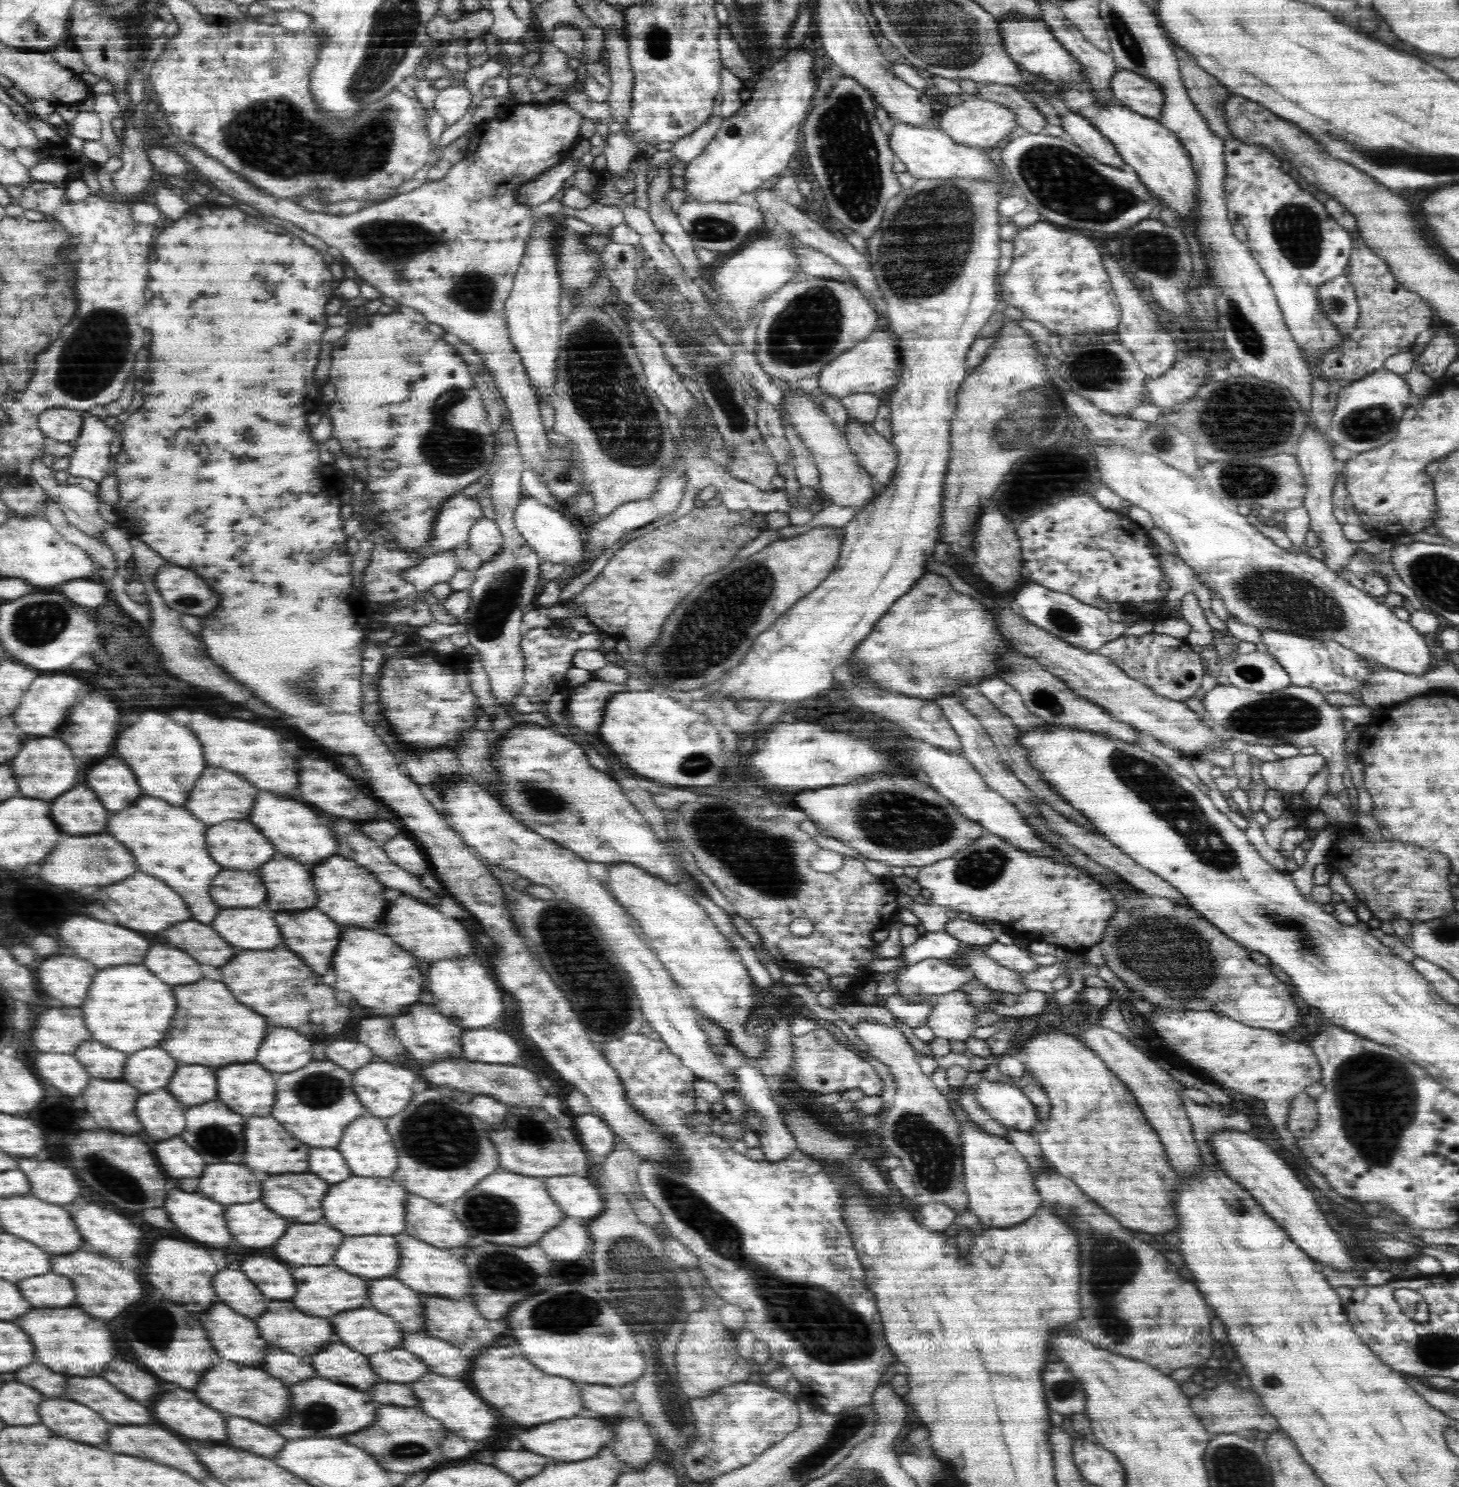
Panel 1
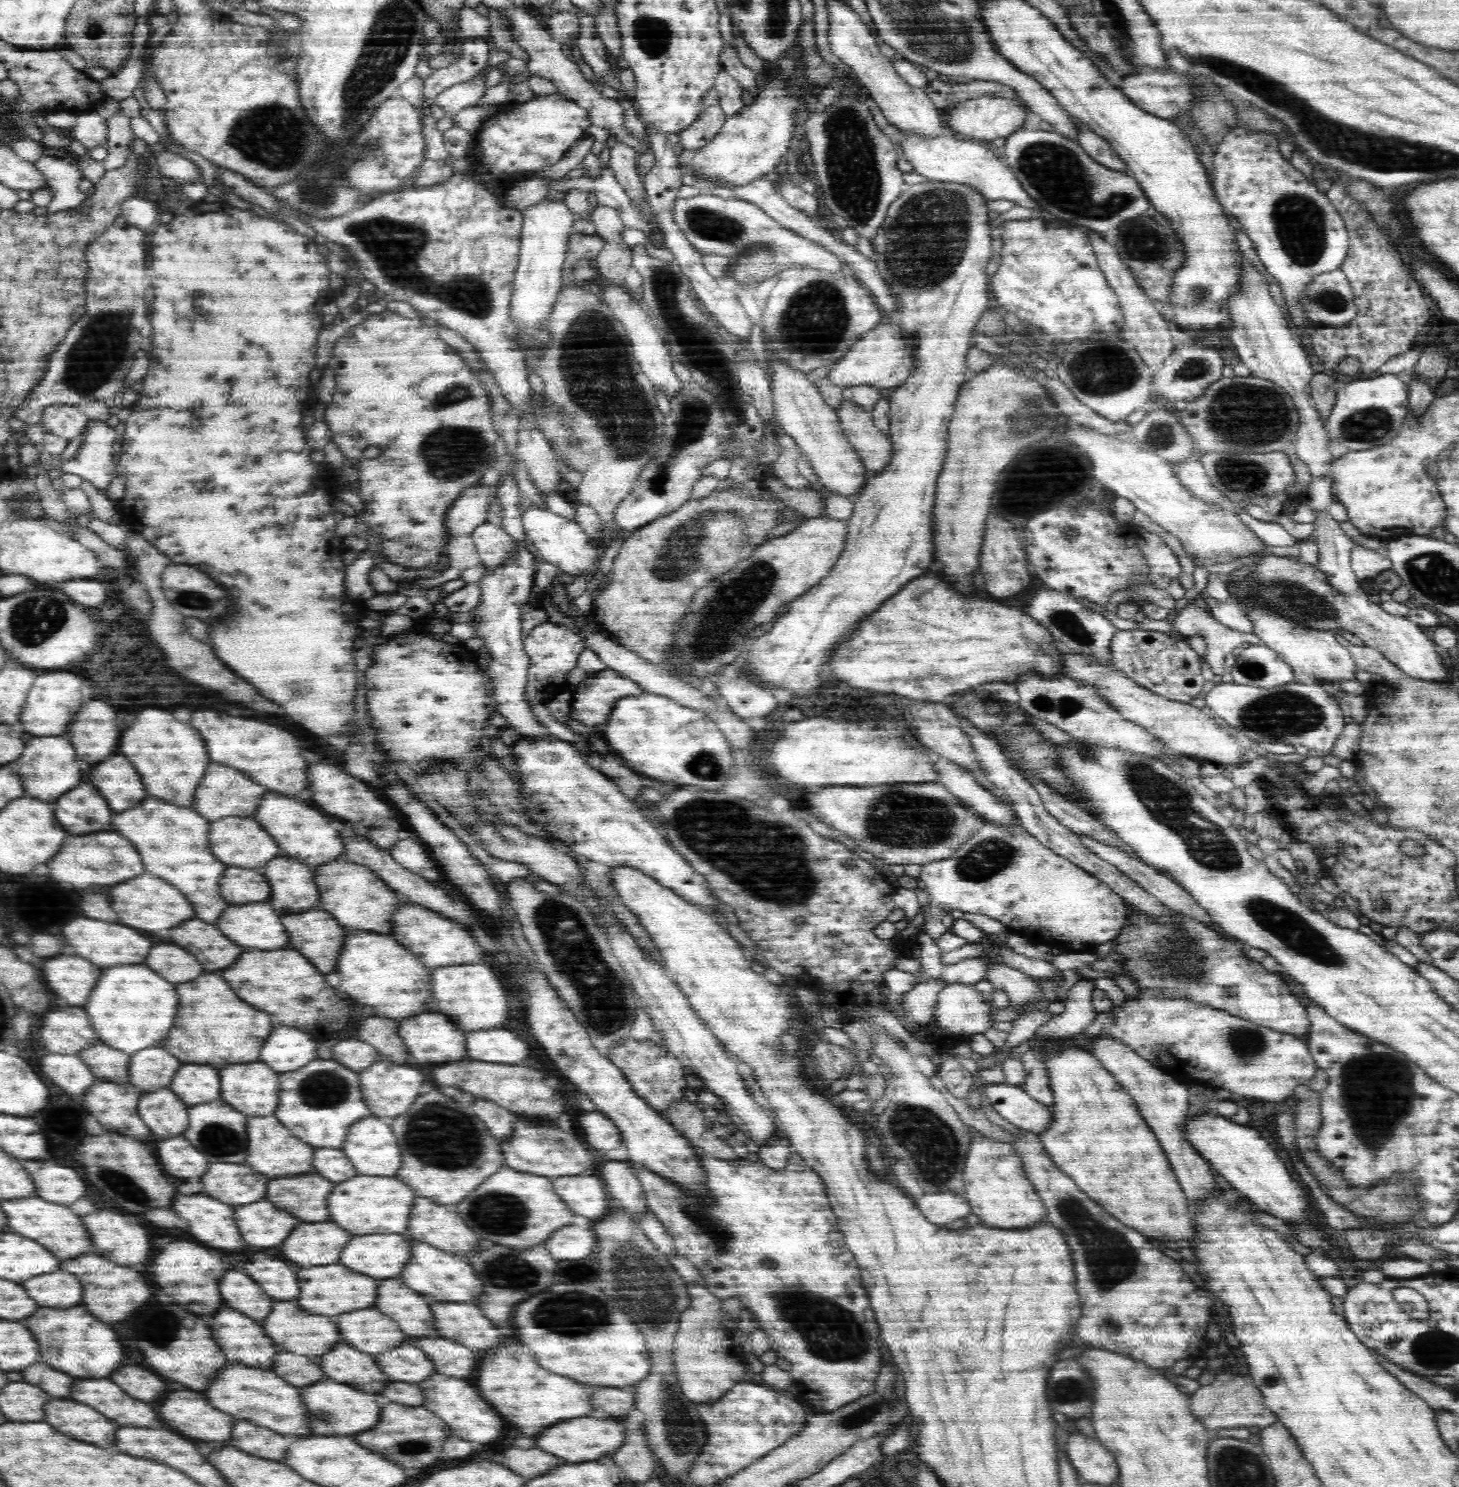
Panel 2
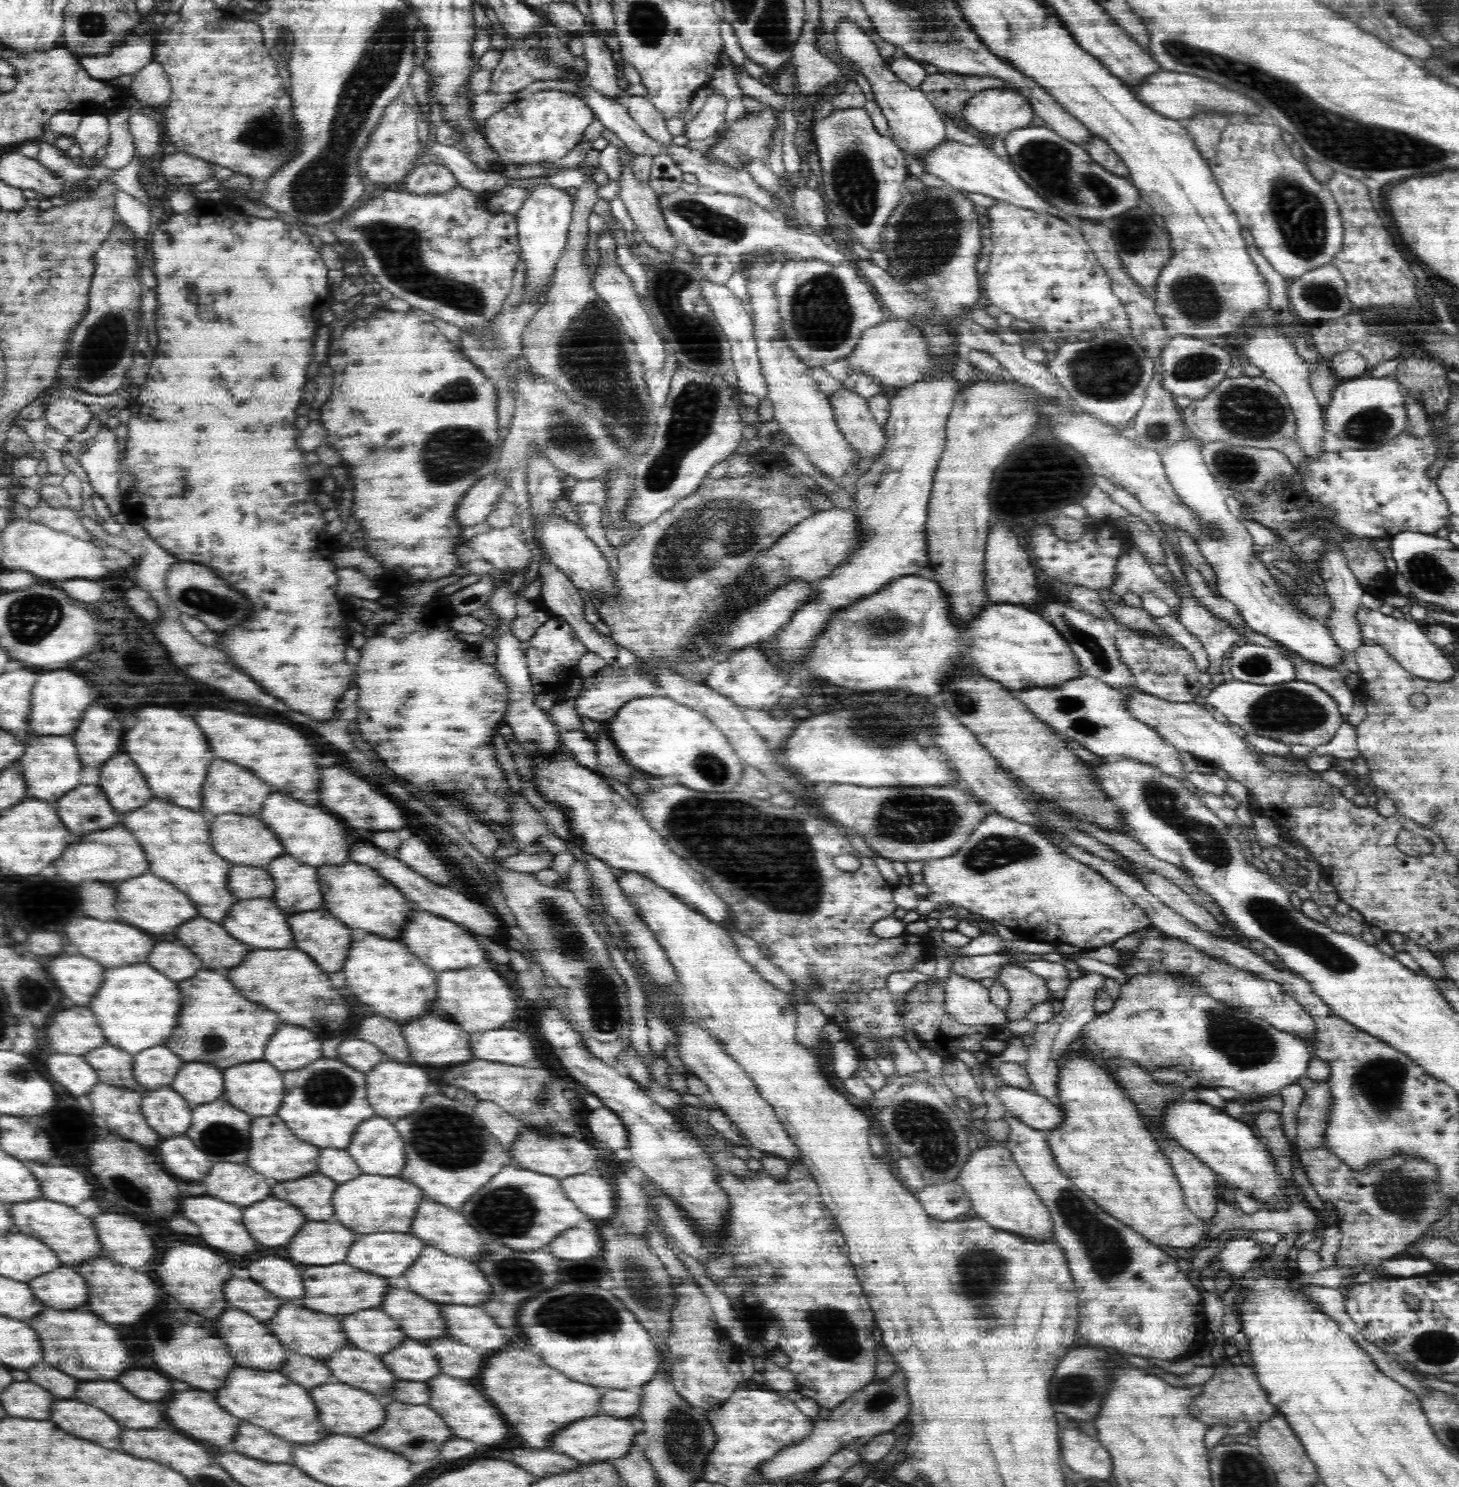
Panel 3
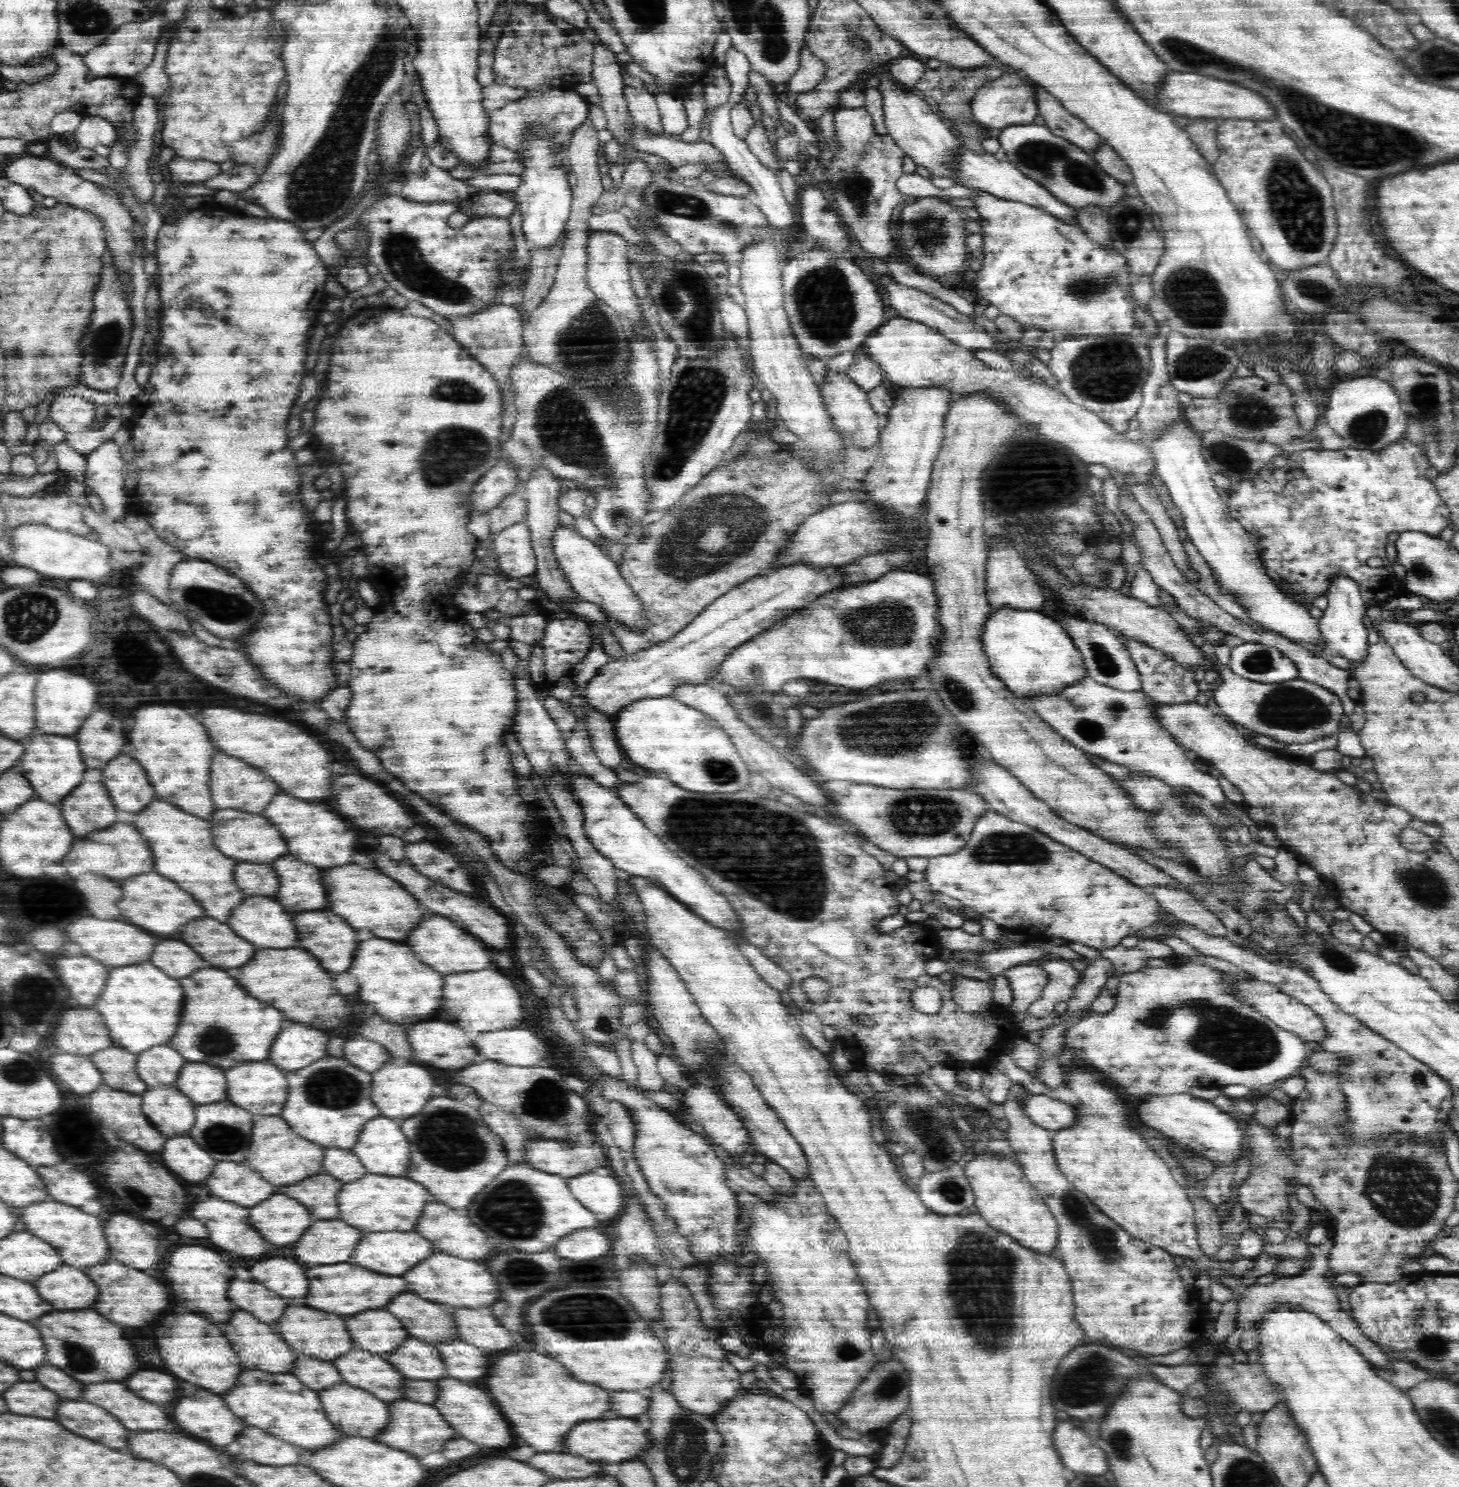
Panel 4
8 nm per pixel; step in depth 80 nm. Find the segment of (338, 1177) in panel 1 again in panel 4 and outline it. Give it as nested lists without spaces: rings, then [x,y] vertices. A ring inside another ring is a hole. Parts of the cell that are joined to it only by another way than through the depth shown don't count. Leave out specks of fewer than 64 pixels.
[[[340,1148],[326,1150],[326,1174],[338,1180],[352,1182],[362,1178],[368,1172],[360,1162],[361,1160],[356,1158],[351,1150],[340,1150]]]

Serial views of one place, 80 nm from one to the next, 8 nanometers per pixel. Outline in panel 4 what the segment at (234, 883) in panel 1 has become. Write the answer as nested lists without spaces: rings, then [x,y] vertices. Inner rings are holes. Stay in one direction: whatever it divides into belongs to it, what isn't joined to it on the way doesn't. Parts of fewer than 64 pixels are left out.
[[[238,864],[234,876],[238,876],[238,884],[246,888],[246,896],[272,896],[280,886],[276,872],[268,864]]]

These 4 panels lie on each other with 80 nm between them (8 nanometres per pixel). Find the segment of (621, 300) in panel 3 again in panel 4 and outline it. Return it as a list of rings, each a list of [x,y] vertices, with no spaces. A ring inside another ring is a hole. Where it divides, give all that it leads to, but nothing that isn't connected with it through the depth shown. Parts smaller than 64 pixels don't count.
[[[589,230],[588,264],[586,264],[588,287],[592,292],[610,305],[623,319],[635,316],[635,296],[631,291],[632,281],[629,275],[627,242],[621,235],[611,231]]]

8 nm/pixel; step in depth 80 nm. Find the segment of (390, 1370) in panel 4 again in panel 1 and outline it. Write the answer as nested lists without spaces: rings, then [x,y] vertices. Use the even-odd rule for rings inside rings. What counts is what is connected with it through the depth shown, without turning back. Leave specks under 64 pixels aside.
[[[330,1344],[330,1348],[322,1348],[310,1356],[317,1376],[338,1380],[340,1384],[350,1384],[354,1388],[368,1390],[374,1384],[382,1382],[368,1366],[368,1356],[354,1352],[346,1344]]]

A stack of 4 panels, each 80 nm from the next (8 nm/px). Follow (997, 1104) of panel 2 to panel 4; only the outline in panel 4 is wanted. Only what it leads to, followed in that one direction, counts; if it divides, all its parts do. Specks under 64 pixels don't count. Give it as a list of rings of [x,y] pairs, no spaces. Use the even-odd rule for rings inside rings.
[[[1028,1094],[1021,1103],[1033,1122],[1046,1130],[1060,1131],[1073,1126],[1074,1120],[1080,1118],[1080,1113],[1074,1112],[1070,1102],[1060,1102],[1048,1095]]]

